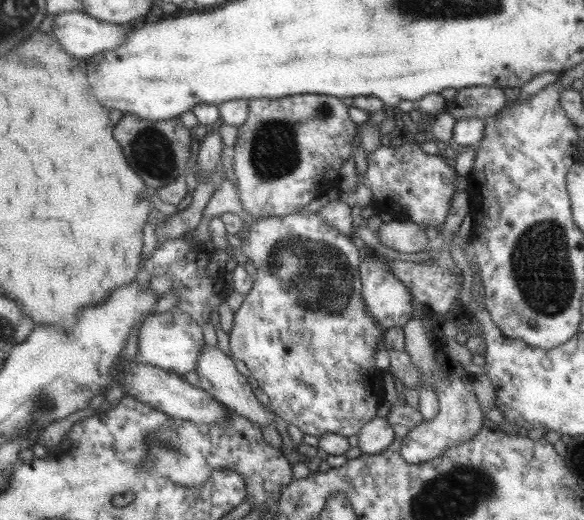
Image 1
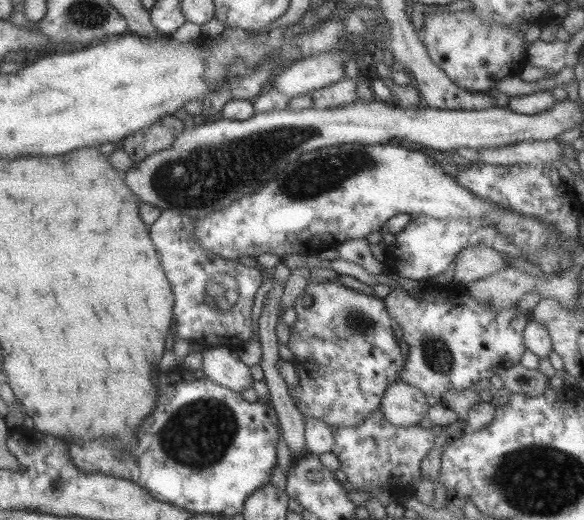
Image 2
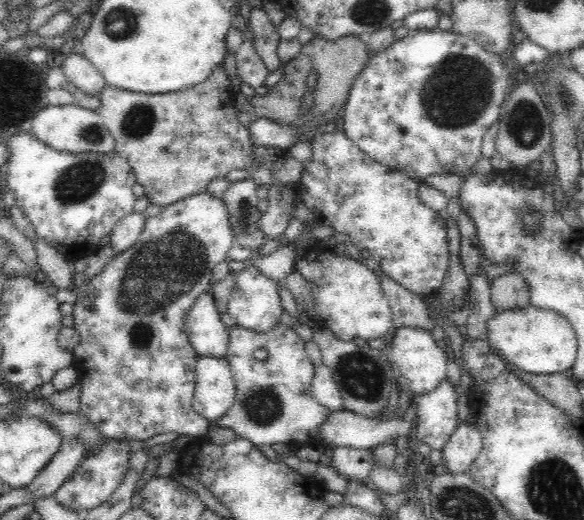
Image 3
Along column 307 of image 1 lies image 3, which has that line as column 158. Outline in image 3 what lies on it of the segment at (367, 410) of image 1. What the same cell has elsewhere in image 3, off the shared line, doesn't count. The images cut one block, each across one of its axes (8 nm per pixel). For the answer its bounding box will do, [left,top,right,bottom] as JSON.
[71,191,234,443]

